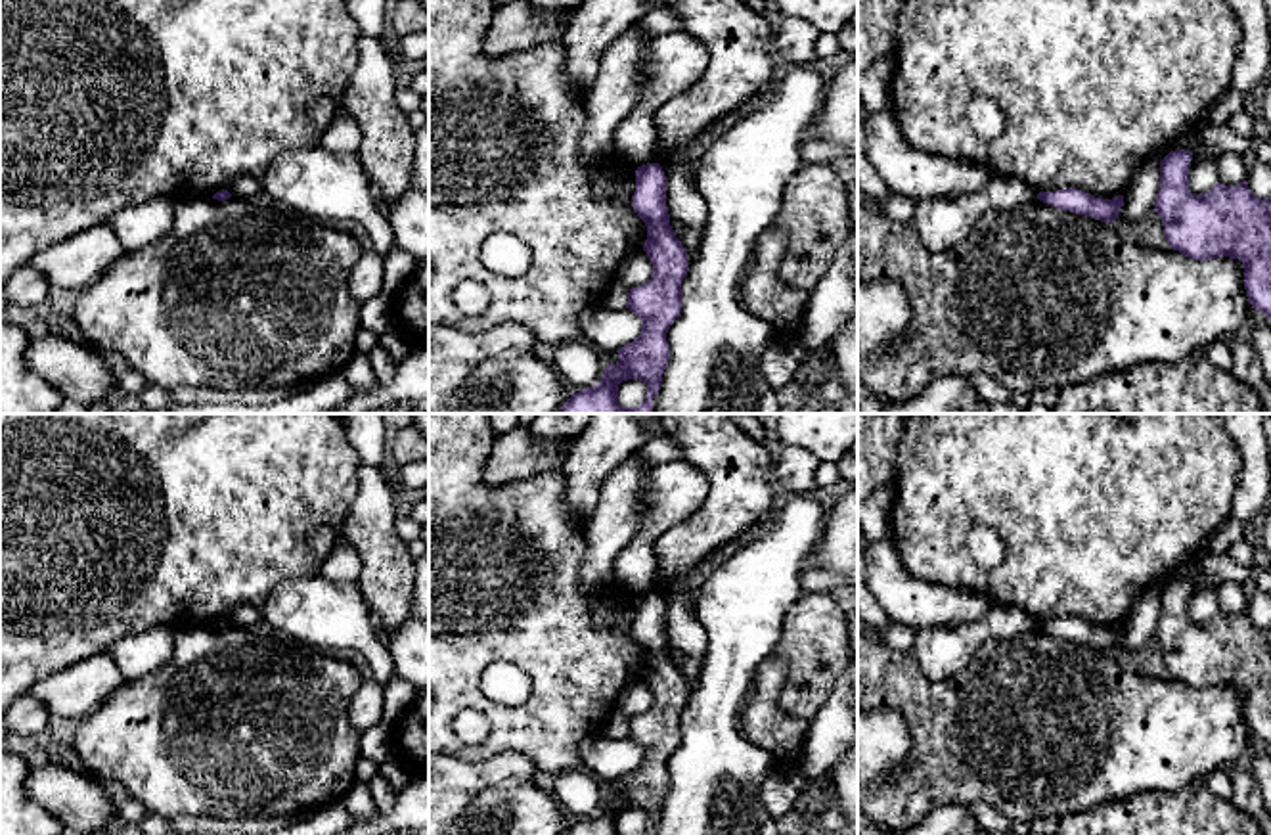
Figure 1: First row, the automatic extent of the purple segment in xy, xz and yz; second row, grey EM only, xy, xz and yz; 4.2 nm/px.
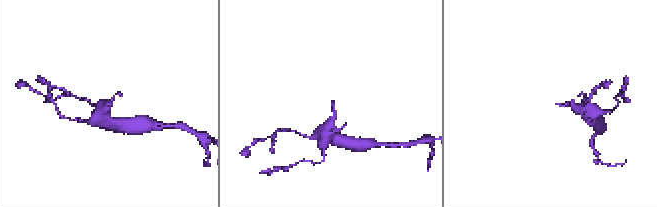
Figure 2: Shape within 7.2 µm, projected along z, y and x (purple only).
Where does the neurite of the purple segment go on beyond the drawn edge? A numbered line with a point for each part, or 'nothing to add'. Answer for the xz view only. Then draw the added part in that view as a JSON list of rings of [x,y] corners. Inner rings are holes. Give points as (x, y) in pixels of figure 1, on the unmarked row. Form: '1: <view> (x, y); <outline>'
nothing to add

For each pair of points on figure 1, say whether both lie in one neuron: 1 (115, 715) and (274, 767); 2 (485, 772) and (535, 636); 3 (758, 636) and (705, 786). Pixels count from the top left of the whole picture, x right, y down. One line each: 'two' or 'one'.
1: one
2: two
3: one

